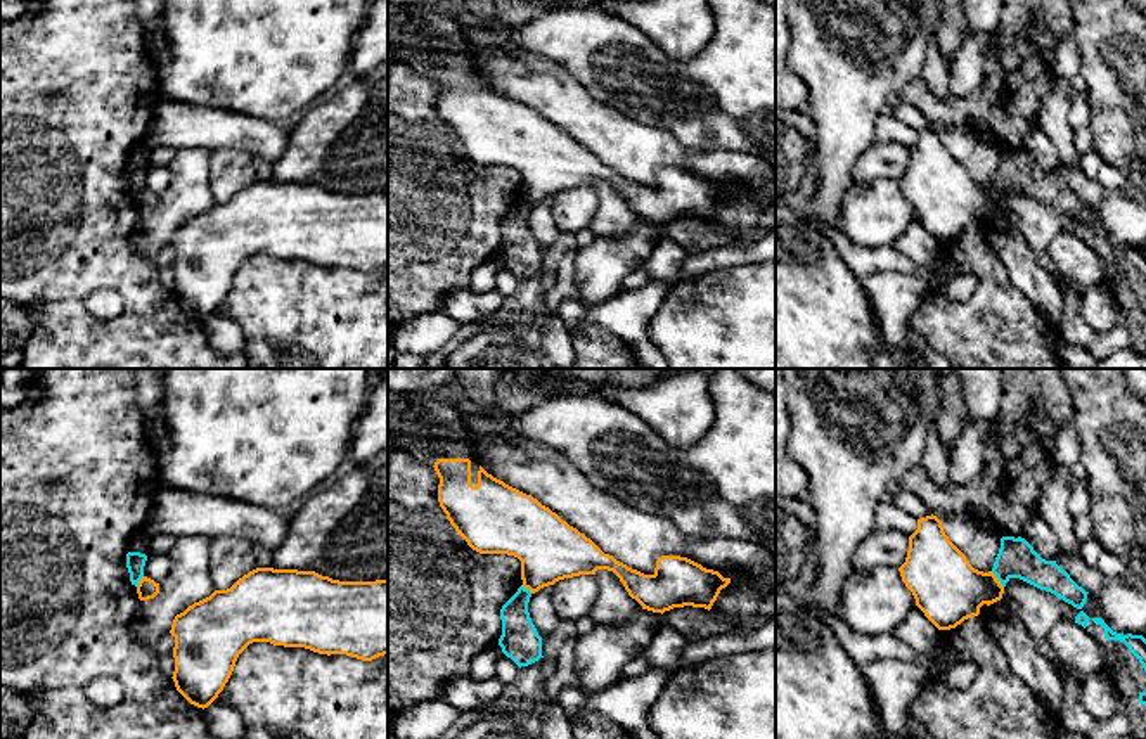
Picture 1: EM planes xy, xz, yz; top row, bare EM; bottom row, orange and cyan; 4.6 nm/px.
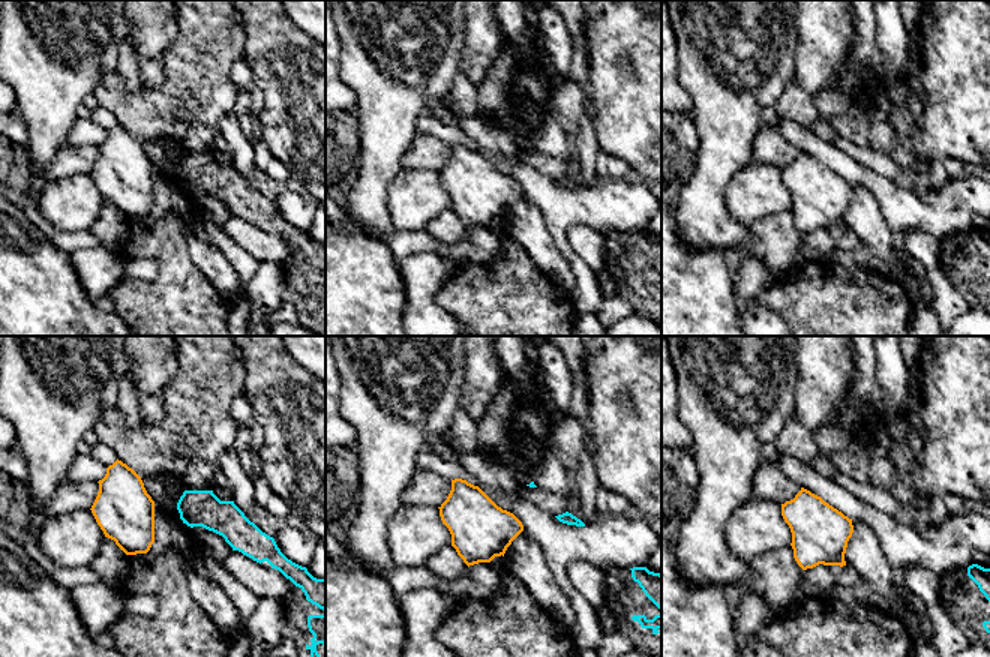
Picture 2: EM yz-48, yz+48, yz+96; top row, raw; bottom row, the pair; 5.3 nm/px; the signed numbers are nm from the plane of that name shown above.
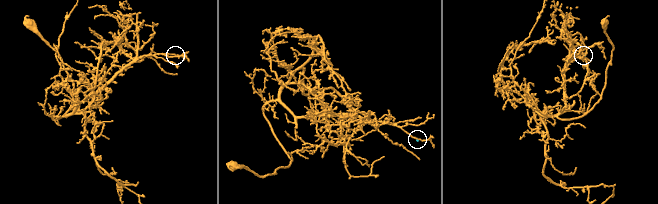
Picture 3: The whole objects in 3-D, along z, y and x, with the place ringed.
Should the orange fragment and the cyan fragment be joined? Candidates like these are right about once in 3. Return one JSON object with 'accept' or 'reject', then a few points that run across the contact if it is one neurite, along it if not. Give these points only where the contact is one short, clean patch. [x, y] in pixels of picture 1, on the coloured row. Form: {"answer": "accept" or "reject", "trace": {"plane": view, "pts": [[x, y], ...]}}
{"answer": "reject", "trace": {"plane": "yz", "pts": [[991, 571], [1003, 587]]}}

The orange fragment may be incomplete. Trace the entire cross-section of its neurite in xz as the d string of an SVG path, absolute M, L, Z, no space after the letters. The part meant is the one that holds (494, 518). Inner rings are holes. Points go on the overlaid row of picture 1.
M433 391L403 393L388 402L388 431L396 450L414 457L415 462L433 466L438 478L438 502L447 519L467 545L480 554L507 554L521 561L523 587L531 594L559 580L580 575L596 575L597 569L613 571L632 599L642 609L665 613L673 607L711 609L722 588L731 583L718 571L680 557L661 556L653 575L644 575L604 554L590 538L563 521L549 507L488 474L478 460L467 431L464 412Z

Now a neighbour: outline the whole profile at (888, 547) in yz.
M874 530L853 557L853 571L871 571L879 566L900 568L909 550L909 535L897 530Z

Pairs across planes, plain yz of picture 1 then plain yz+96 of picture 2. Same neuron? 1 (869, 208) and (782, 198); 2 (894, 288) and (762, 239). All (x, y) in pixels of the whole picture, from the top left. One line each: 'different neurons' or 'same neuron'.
1: same neuron
2: different neurons

